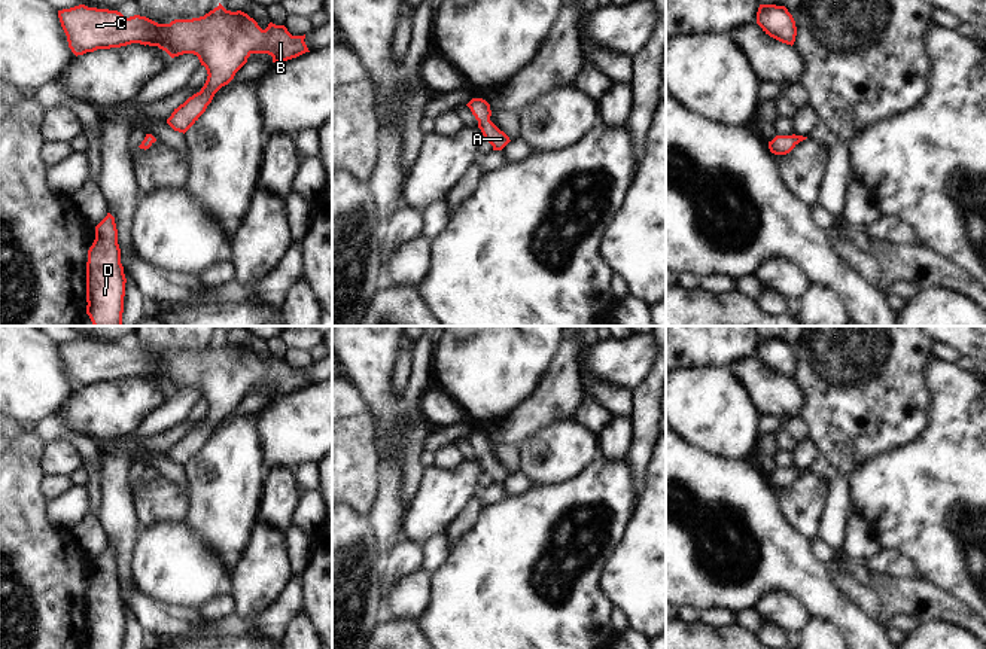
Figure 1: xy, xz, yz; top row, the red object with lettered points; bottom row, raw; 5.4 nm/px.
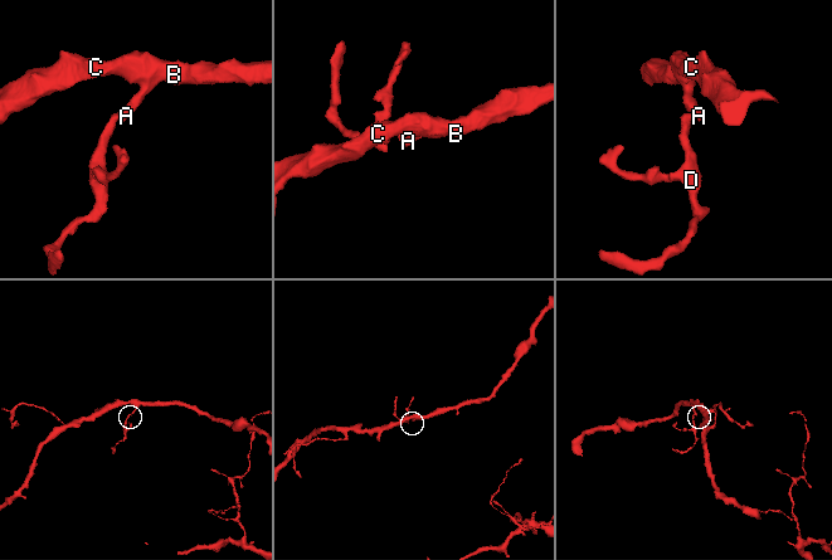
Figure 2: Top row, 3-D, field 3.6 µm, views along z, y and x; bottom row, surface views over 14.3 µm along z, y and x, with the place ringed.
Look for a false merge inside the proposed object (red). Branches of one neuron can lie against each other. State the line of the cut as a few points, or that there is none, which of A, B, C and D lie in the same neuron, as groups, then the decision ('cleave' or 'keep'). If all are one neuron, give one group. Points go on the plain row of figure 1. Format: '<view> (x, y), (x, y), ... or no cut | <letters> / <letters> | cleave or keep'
no cut | A B C D | keep

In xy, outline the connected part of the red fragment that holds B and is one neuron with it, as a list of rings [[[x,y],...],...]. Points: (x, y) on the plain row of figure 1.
[[[79,338],[58,344],[69,381],[77,389],[131,377],[158,380],[171,391],[194,387],[207,403],[200,426],[180,438],[167,457],[186,466],[206,445],[214,427],[228,418],[252,387],[268,387],[273,396],[284,396],[310,386],[304,369],[292,369],[284,359],[268,357],[262,363],[247,347],[217,341],[200,351],[158,357],[146,350],[124,350],[118,344]]]

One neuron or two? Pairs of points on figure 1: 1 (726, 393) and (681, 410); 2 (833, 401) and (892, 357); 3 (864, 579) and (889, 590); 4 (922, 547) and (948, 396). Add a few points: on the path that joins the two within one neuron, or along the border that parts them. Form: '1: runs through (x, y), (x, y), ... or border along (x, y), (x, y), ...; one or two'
1: runs through (715, 404), (712, 407), (691, 407); one
2: runs through (848, 390), (878, 360); one
3: border along (867, 569), (873, 578), (875, 590); two
4: runs through (945, 509), (948, 503), (948, 433); one

